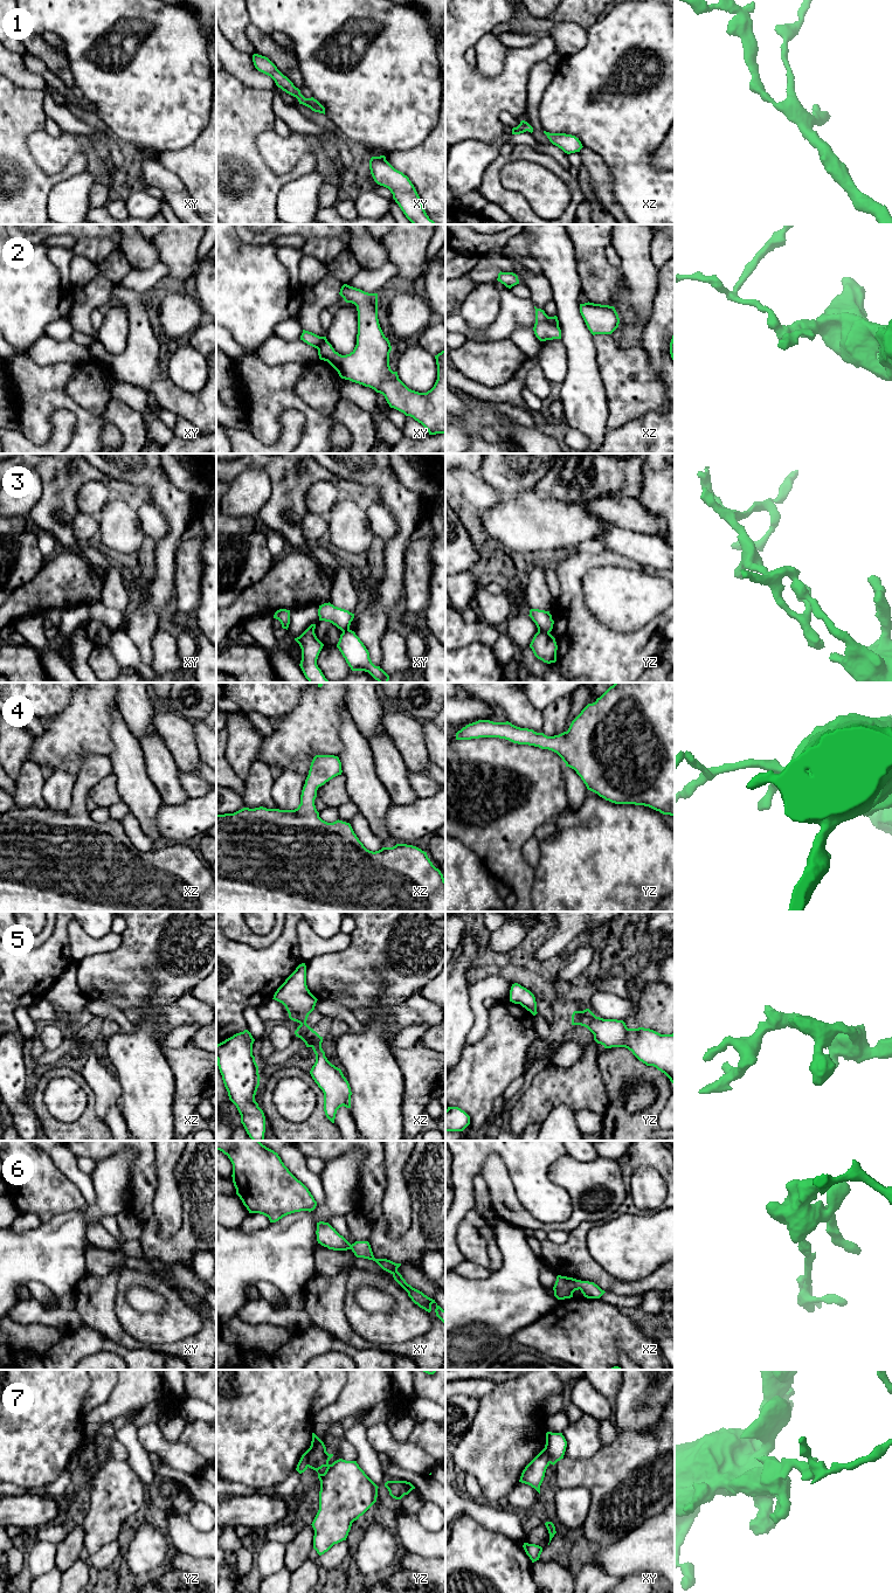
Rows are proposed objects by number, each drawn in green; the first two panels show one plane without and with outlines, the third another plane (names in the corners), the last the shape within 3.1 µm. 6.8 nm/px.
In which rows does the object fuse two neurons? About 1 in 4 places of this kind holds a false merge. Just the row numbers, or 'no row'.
2, 3, 7

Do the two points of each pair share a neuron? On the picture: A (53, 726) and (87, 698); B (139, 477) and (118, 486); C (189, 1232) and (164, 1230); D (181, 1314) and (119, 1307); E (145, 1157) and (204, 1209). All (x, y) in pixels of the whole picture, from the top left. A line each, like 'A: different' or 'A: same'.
A: same
B: different
C: different
D: same
E: same

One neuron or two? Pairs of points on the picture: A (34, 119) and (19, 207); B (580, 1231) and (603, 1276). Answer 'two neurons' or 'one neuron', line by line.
A: one neuron
B: one neuron

